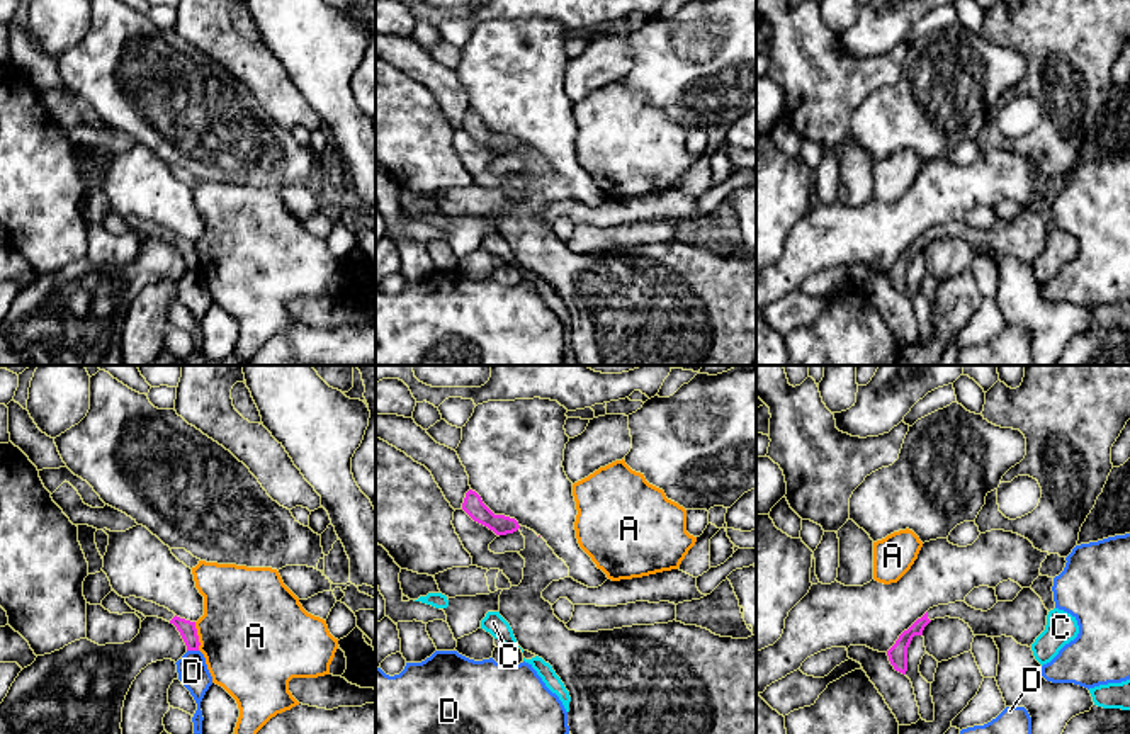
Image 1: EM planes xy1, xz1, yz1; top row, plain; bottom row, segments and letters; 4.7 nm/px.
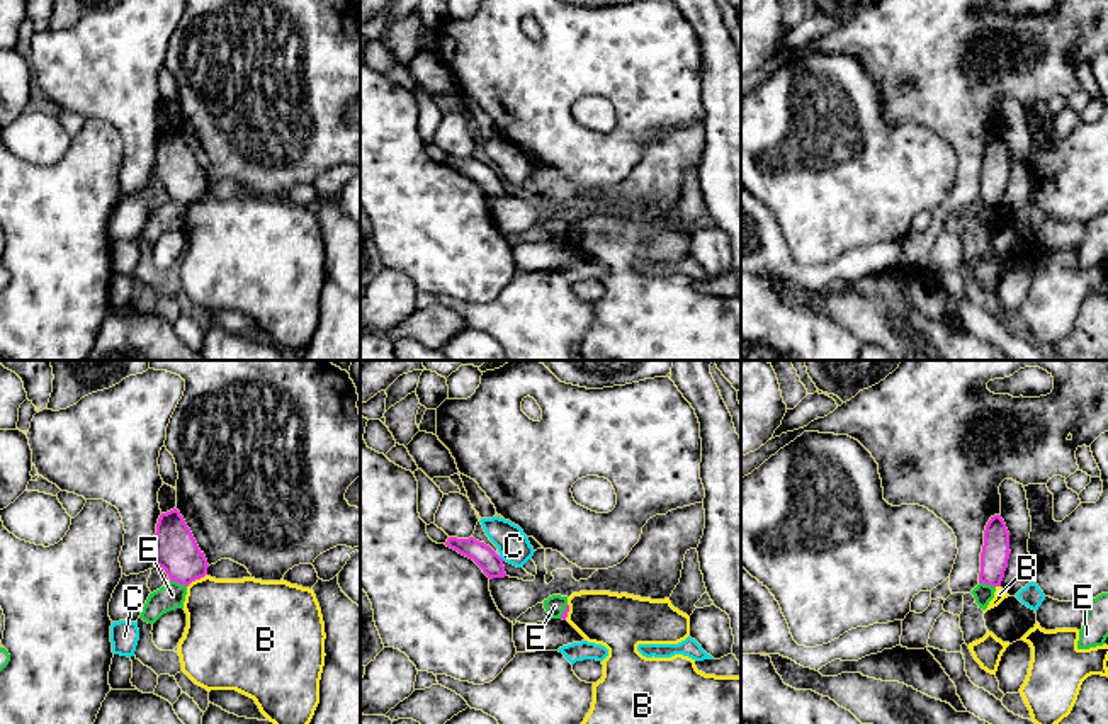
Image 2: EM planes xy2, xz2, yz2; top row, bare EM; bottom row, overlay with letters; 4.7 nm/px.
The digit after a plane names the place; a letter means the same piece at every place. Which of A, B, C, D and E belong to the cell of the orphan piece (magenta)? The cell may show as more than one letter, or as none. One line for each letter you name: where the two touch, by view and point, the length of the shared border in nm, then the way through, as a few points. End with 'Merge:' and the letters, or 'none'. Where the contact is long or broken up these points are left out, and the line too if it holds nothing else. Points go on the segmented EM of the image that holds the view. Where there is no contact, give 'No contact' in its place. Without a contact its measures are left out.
Merge: none

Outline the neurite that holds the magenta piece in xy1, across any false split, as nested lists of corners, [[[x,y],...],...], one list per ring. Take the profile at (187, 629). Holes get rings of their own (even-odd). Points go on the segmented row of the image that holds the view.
[[[129,596],[129,598],[126,598],[126,603],[133,610],[143,613],[144,617],[158,617],[158,618],[163,618],[163,620],[173,624],[177,627],[177,630],[180,632],[180,635],[187,646],[187,651],[199,651],[201,642],[199,642],[195,622],[180,618],[168,608],[160,607],[153,601],[146,601],[143,598]]]

